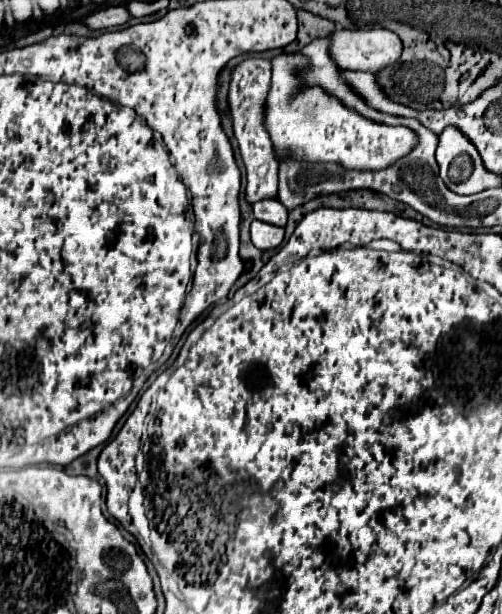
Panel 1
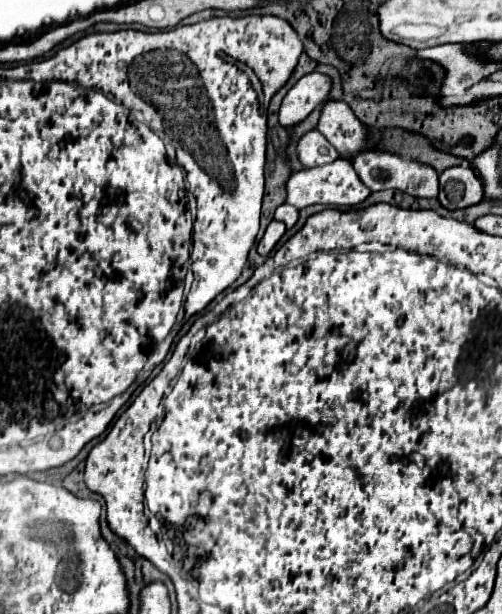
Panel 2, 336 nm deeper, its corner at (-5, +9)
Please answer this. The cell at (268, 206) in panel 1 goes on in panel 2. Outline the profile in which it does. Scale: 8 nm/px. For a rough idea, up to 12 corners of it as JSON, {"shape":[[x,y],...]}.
{"shape":[[282,203],[274,215],[290,229],[298,221],[298,209]]}

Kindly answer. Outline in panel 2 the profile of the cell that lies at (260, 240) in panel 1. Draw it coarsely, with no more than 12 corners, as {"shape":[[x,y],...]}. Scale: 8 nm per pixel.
{"shape":[[272,221],[262,241],[258,253],[268,255],[286,231],[284,223]]}

